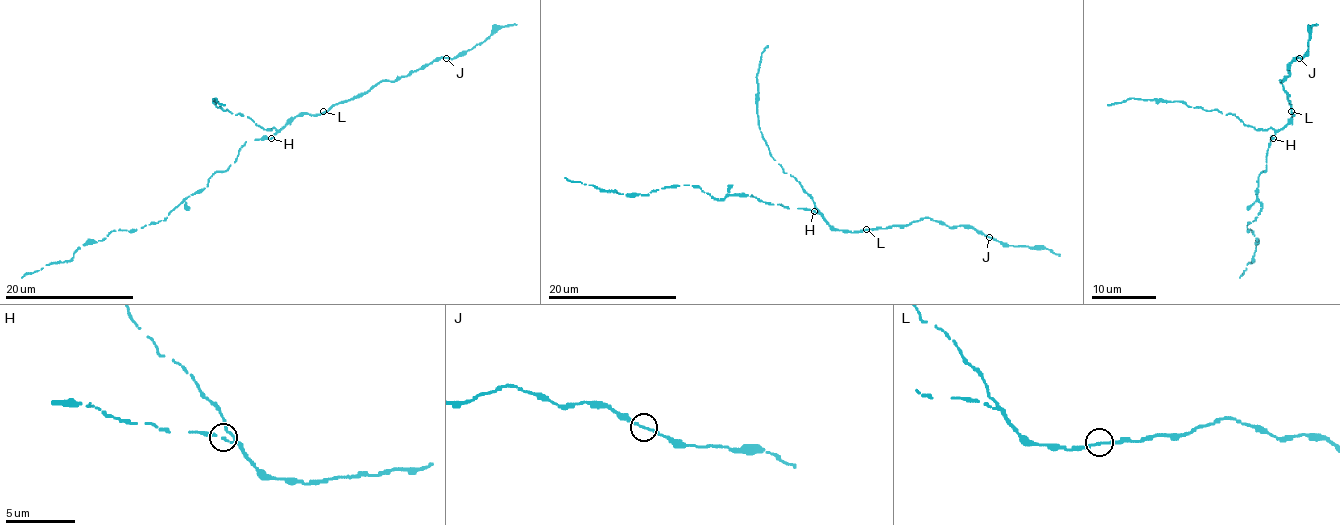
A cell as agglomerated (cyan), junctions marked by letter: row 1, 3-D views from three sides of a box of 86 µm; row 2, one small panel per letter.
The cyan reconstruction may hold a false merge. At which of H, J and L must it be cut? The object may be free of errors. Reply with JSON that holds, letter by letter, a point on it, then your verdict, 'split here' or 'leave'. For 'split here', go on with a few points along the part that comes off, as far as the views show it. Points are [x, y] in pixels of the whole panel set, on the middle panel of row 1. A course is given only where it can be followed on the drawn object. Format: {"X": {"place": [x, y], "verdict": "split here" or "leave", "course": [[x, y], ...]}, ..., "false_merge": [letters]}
{"H": {"place": [814, 211], "verdict": "leave"}, "J": {"place": [989, 237], "verdict": "leave"}, "L": {"place": [866, 229], "verdict": "leave"}, "false_merge": []}

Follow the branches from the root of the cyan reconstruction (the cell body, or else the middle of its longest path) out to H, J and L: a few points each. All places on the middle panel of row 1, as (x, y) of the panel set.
H: (789, 208), (813, 211)
J: (789, 208), (815, 211), (834, 229), (847, 232), (905, 225), (929, 217), (950, 227), (970, 225), (989, 237)
L: (789, 208), (815, 211), (839, 230), (862, 232), (866, 229)

